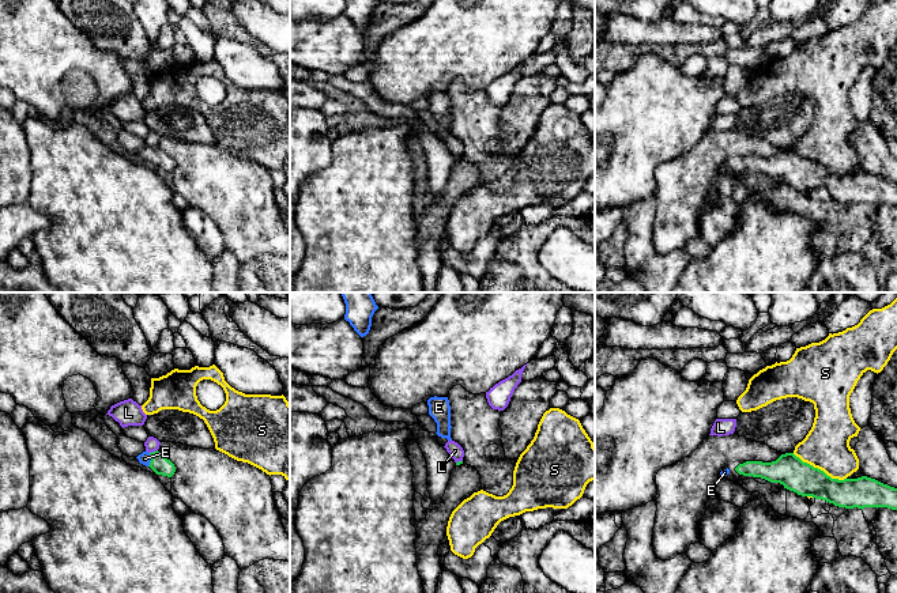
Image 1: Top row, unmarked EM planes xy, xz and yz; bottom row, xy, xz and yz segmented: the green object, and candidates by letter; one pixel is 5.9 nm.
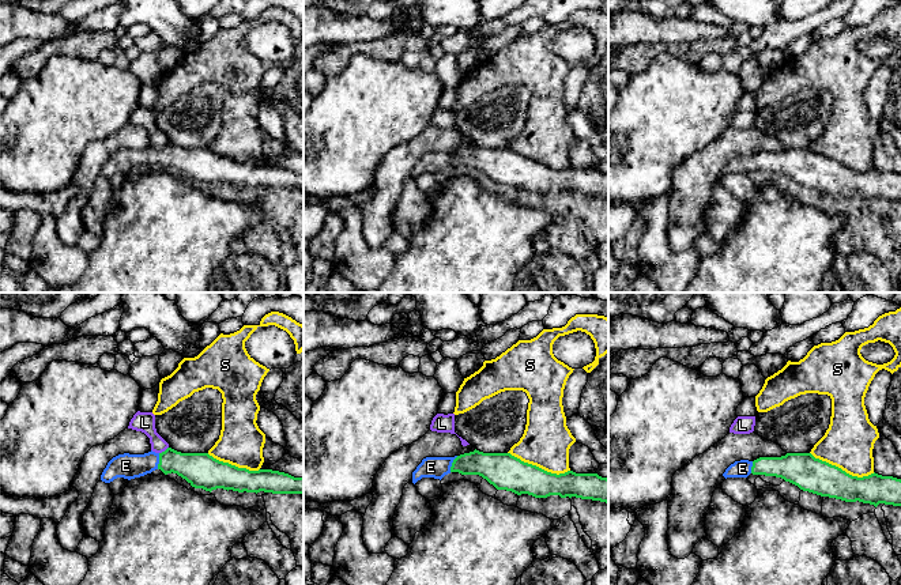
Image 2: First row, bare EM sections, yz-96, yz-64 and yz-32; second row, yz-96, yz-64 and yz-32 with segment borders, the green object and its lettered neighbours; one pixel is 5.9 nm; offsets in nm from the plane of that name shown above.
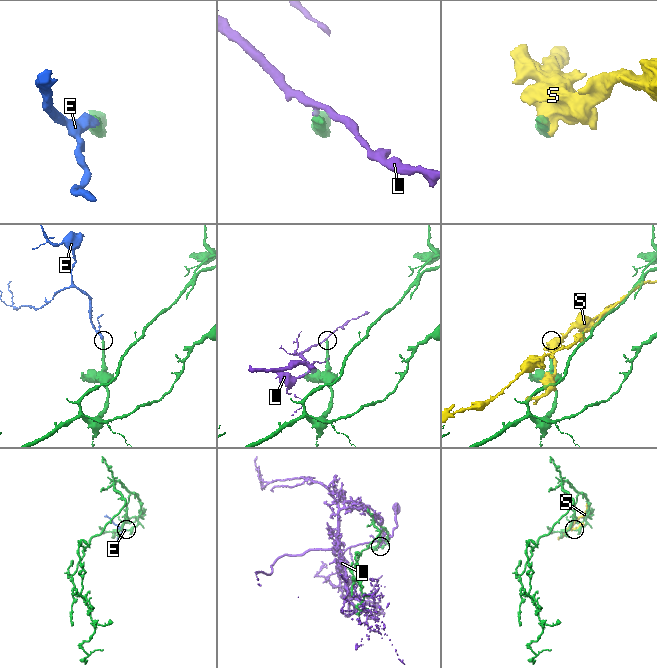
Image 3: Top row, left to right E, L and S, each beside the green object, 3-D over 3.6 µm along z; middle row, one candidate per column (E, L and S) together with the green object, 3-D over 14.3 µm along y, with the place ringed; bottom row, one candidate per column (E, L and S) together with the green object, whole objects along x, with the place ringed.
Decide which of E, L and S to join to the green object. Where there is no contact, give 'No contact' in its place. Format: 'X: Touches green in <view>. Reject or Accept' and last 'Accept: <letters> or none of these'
E: Touches green in xy. Accept
L: Touches green in xy. Reject
S: Touches green in yz. Reject
Accept: E

